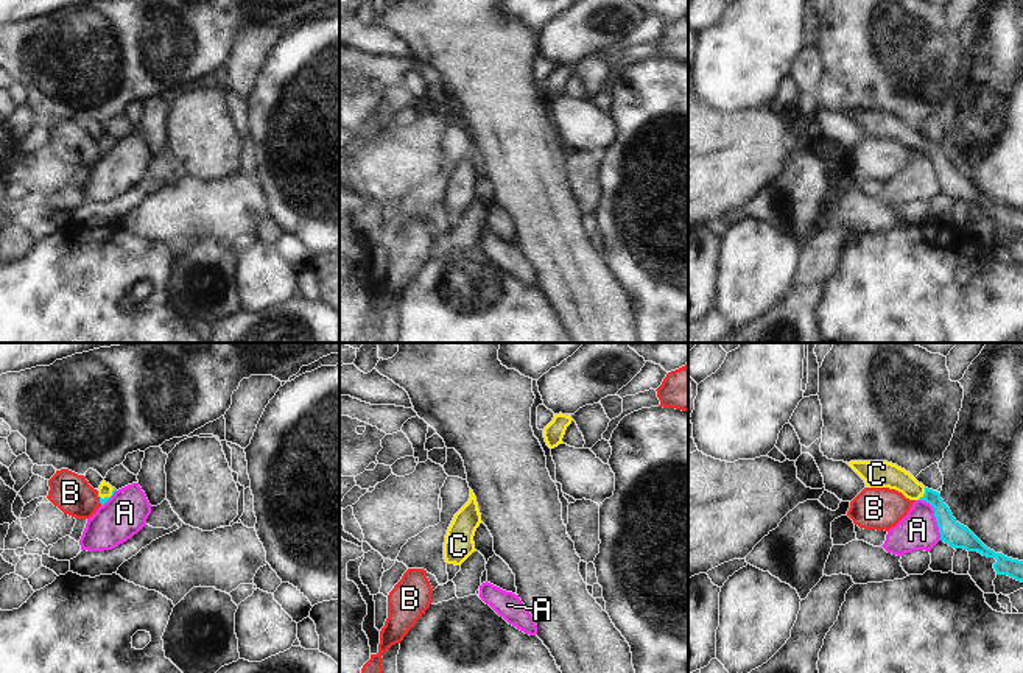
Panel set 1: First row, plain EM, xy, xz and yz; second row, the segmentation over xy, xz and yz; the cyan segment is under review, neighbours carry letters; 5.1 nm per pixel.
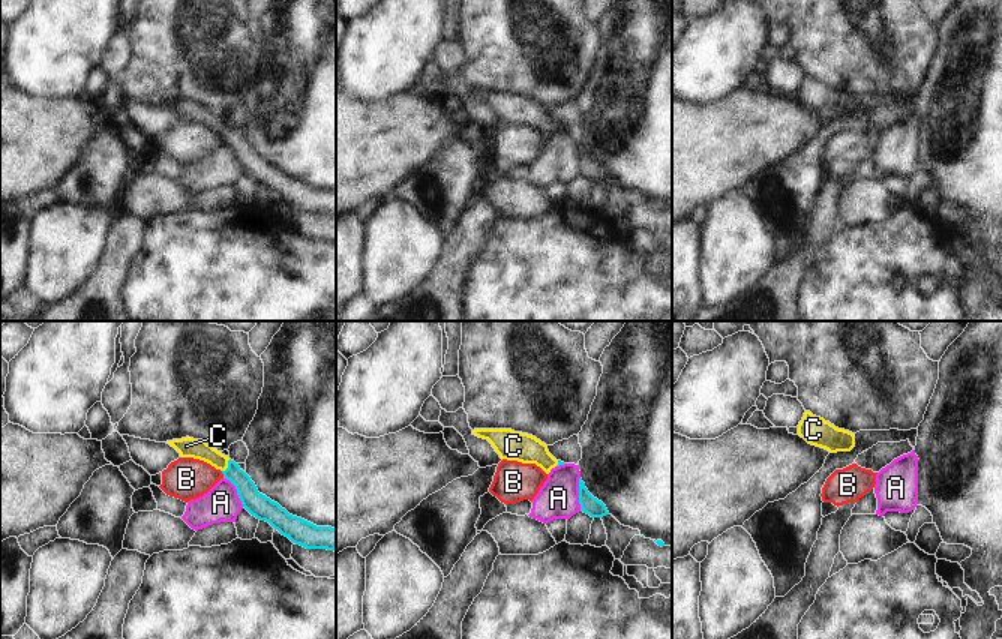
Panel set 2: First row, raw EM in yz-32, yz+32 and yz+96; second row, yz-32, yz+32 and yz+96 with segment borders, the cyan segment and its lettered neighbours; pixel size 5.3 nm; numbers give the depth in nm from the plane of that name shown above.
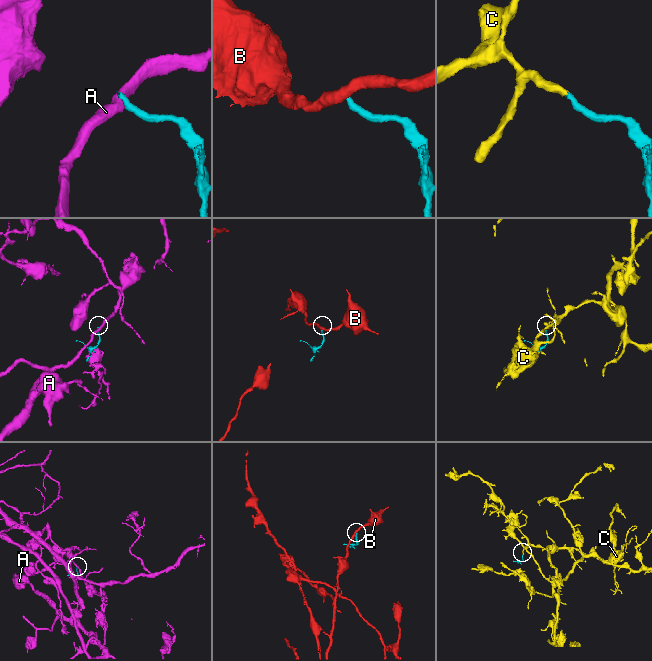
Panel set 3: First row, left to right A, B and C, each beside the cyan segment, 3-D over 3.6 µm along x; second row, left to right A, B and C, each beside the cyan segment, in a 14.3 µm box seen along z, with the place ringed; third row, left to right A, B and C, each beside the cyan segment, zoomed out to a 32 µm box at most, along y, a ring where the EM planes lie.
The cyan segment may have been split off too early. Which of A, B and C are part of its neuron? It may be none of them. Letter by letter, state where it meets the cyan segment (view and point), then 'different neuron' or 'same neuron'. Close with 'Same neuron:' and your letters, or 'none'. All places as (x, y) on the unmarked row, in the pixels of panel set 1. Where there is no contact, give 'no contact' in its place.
A: contact yz (935, 167); different neuron
B: contact xy (100, 153); different neuron
C: contact yz (924, 145); same neuron
Same neuron: C

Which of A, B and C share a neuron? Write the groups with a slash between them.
A / B / C

